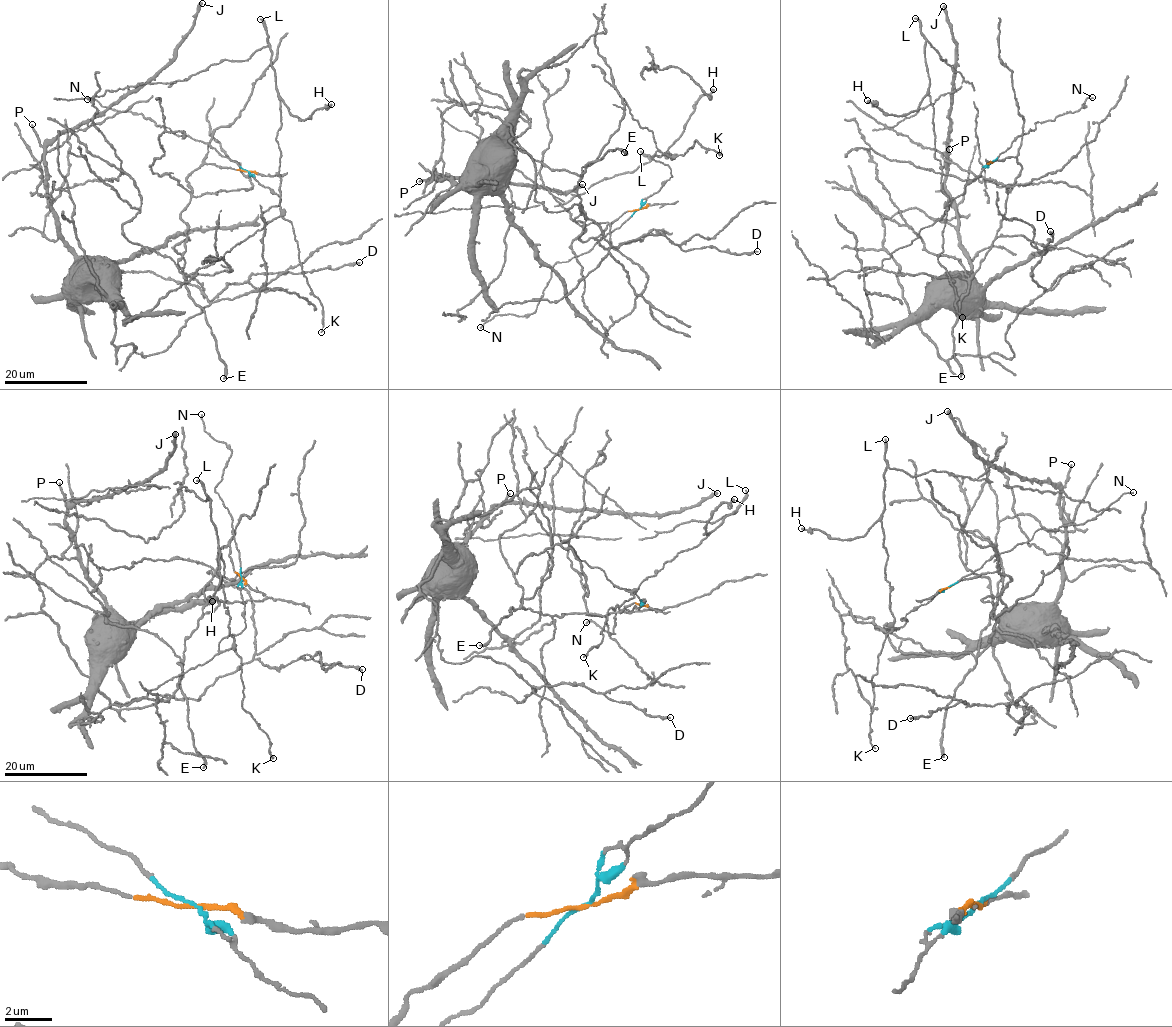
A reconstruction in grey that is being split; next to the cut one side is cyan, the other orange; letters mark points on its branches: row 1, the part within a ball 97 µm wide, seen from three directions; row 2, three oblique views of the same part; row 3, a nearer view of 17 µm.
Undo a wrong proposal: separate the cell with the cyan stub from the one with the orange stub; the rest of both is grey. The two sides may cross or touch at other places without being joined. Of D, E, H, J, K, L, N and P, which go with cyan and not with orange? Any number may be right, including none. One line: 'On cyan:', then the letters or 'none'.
On cyan: H, K, L, N

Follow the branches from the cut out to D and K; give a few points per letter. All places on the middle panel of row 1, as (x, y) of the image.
D: (639, 209), (583, 241), (574, 219), (623, 115), (597, 33), (509, 115), (534, 199), (613, 246), (757, 251)
K: (639, 209), (672, 177), (653, 158), (657, 151), (683, 155), (696, 139), (720, 150), (719, 156)

